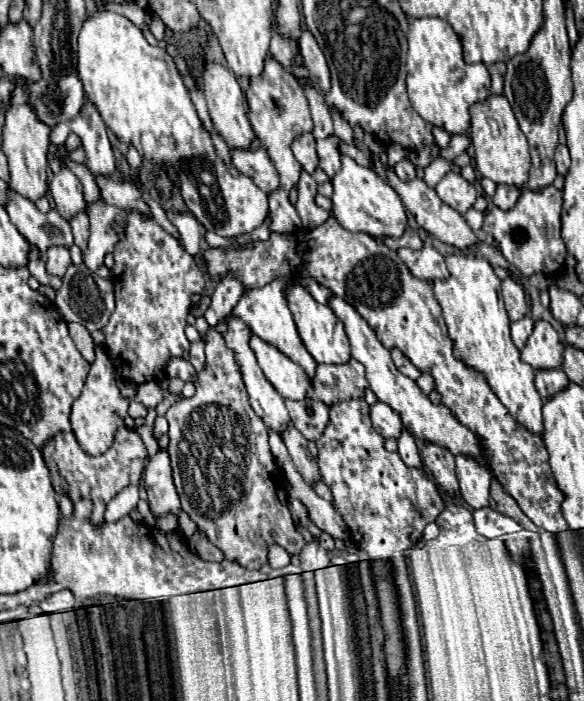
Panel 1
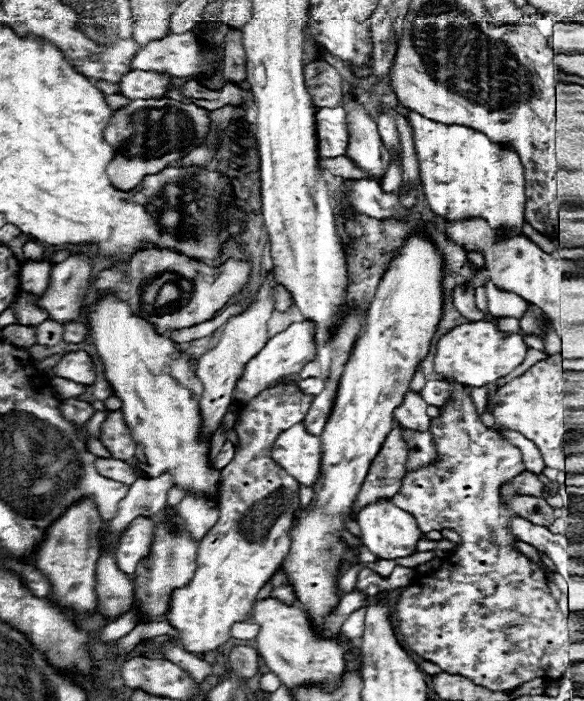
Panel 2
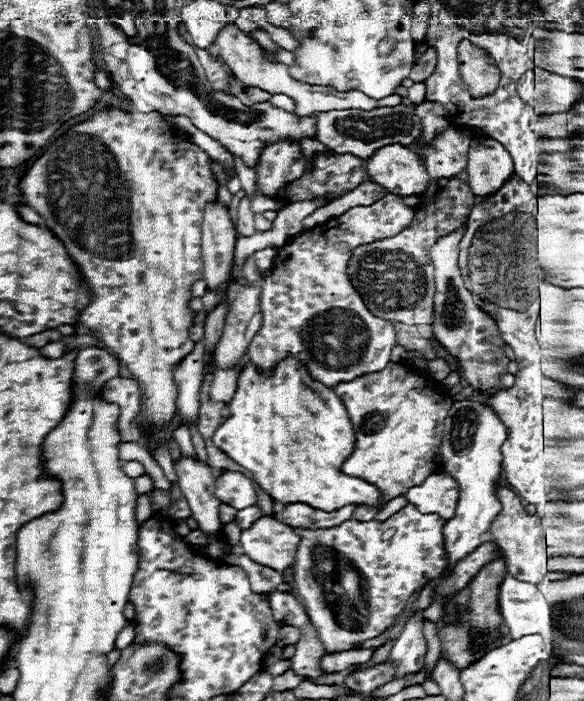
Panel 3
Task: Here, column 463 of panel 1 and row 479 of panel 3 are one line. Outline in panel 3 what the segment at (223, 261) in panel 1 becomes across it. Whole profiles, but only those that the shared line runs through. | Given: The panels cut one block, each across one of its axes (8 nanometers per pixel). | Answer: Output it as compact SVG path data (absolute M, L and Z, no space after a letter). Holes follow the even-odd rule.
M388 362L378 372L334 386L334 394L344 402L356 434L356 446L340 470L376 486L382 492L382 502L422 484L426 476L442 466L436 450L444 416L454 402L454 398L436 388L440 388L438 382L428 376L416 376L400 362Z

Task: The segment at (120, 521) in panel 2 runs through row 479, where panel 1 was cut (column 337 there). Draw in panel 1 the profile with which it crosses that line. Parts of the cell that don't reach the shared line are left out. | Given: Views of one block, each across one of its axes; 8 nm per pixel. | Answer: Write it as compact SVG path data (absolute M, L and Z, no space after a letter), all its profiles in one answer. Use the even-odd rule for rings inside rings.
M330 136L324 140L318 140L316 148L318 148L318 168L324 170L326 176L334 176L340 170L340 152L338 152L338 138Z

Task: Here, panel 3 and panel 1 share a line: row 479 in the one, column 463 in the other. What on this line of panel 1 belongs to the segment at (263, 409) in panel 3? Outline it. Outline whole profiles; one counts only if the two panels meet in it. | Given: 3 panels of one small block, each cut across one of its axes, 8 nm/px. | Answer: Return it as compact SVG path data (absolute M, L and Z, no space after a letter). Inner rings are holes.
M460 252L448 254L446 266L448 266L450 276L446 280L434 280L432 288L434 288L434 296L436 296L438 304L442 306L444 320L448 326L448 334L452 336L454 346L456 346L456 356L460 356L460 360L464 360L468 366L476 368L478 372L482 372L486 376L486 382L490 384L494 394L500 398L500 402L510 410L510 414L524 428L528 428L530 432L542 434L542 430L544 430L542 428L542 398L538 396L538 392L534 388L534 370L520 360L520 352L510 338L510 318L508 318L504 304L502 304L502 298L500 298L498 276L494 274L488 260L484 260L480 256L460 254Z

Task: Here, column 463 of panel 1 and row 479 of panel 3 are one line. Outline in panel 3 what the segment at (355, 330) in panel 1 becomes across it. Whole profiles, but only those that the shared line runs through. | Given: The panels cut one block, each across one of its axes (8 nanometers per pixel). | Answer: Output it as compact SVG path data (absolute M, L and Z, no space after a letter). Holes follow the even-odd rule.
M436 472L430 474L420 486L412 486L404 498L424 514L438 514L444 520L454 516L458 504L458 484L452 476Z

